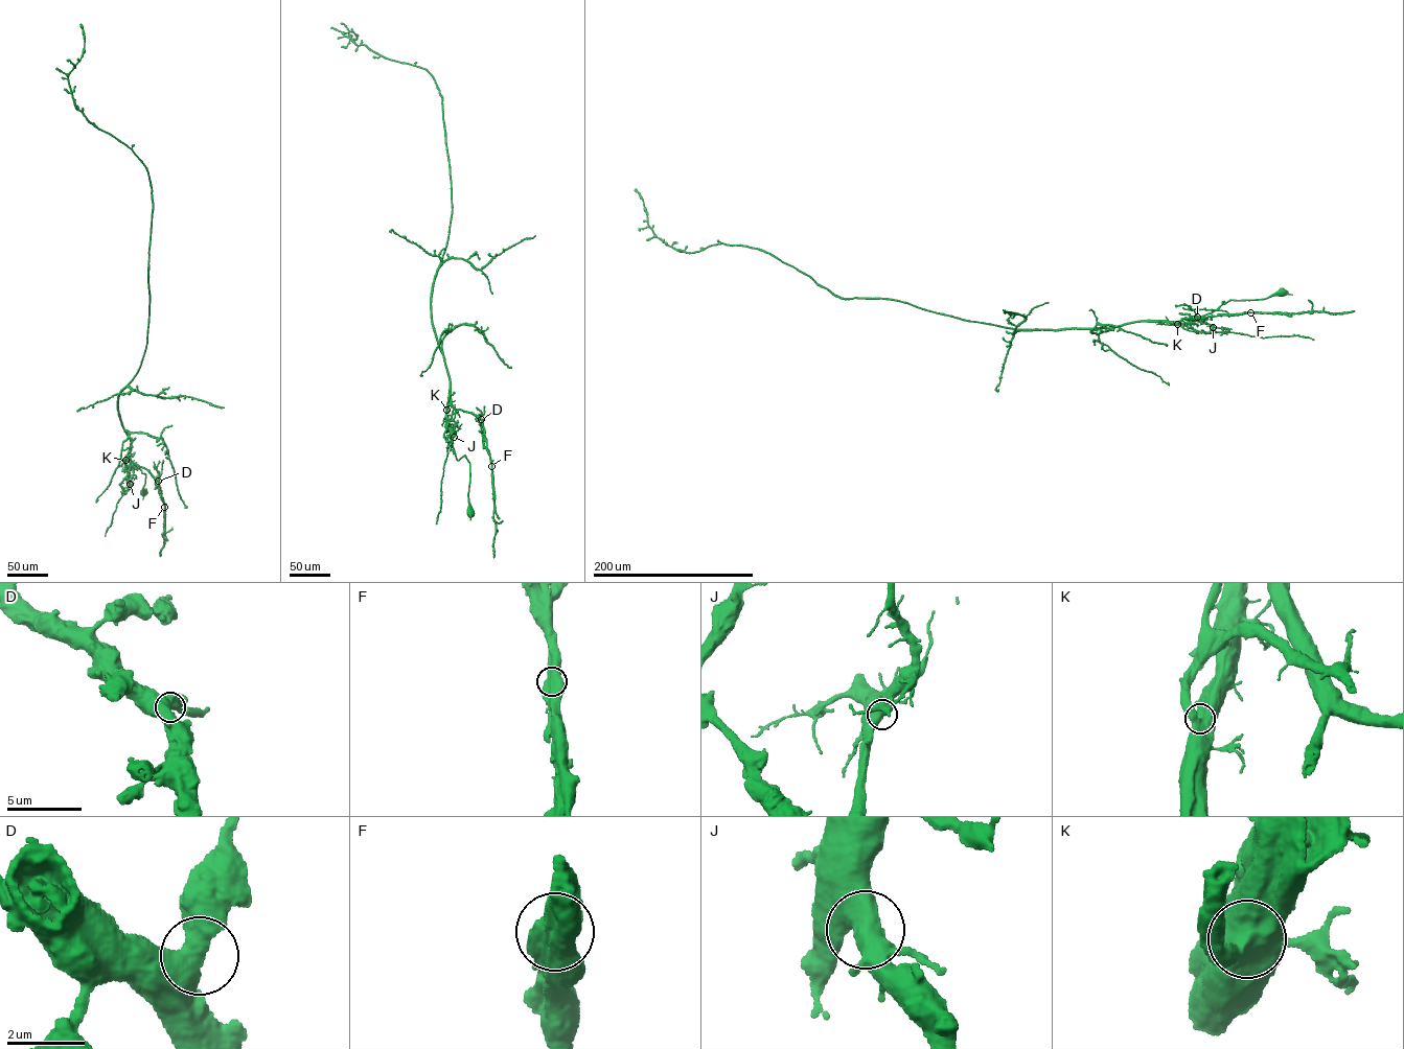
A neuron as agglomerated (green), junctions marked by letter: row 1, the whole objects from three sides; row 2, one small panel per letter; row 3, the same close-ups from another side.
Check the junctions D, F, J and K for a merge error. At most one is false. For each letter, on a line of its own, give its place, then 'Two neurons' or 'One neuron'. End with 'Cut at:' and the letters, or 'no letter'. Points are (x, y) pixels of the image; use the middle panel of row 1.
D: Place: (481, 419). One neuron
F: Place: (491, 466). Two neurons
J: Place: (454, 437). One neuron
K: Place: (446, 410). One neuron
Cut at: F

